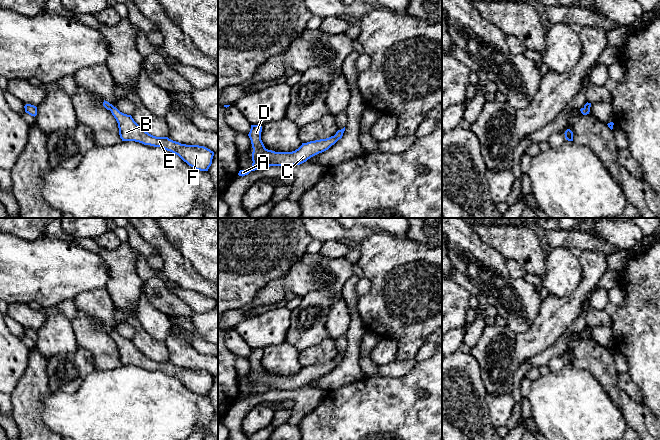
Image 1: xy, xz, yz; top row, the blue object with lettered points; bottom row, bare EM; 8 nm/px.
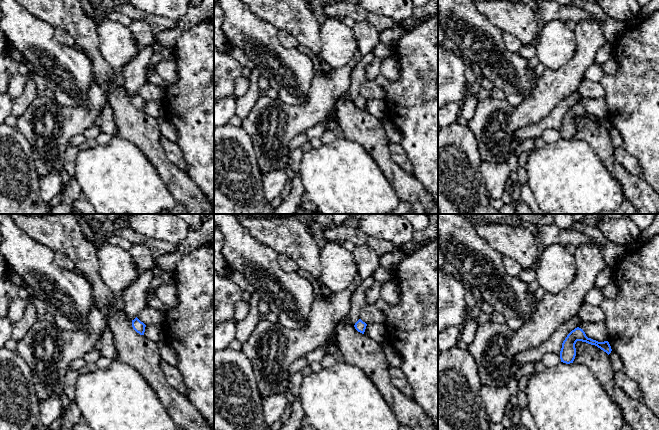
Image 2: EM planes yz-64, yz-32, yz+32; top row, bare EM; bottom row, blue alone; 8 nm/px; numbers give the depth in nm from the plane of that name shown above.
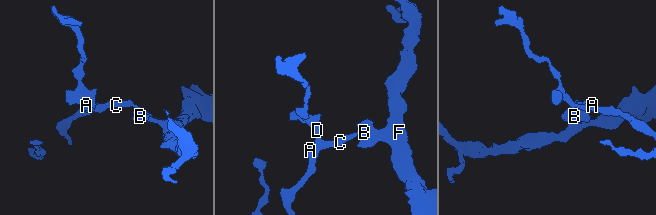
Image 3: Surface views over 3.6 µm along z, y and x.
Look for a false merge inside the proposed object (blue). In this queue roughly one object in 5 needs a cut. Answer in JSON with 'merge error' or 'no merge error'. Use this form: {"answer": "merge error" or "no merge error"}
{"answer": "no merge error"}

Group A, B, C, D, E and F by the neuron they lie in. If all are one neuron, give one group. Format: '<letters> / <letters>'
A B C D E F

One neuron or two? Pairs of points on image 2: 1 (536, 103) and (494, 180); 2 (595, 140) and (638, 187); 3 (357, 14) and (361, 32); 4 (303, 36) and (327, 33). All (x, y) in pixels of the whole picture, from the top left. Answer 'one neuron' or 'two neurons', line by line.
1: two neurons
2: one neuron
3: two neurons
4: two neurons

